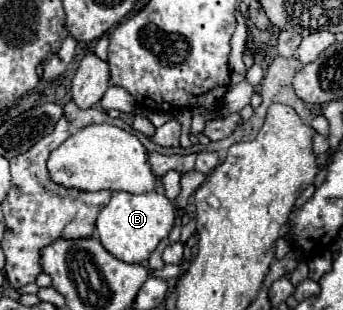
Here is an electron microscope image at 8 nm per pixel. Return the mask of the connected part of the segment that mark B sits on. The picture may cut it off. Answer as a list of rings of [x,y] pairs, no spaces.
[[[116,191],[112,193],[110,203],[100,211],[96,219],[96,233],[104,249],[112,253],[116,259],[124,263],[144,263],[148,261],[150,253],[158,247],[158,243],[168,237],[174,225],[174,217],[176,213],[172,201],[168,201],[164,193],[150,191],[142,195],[132,195]]]

